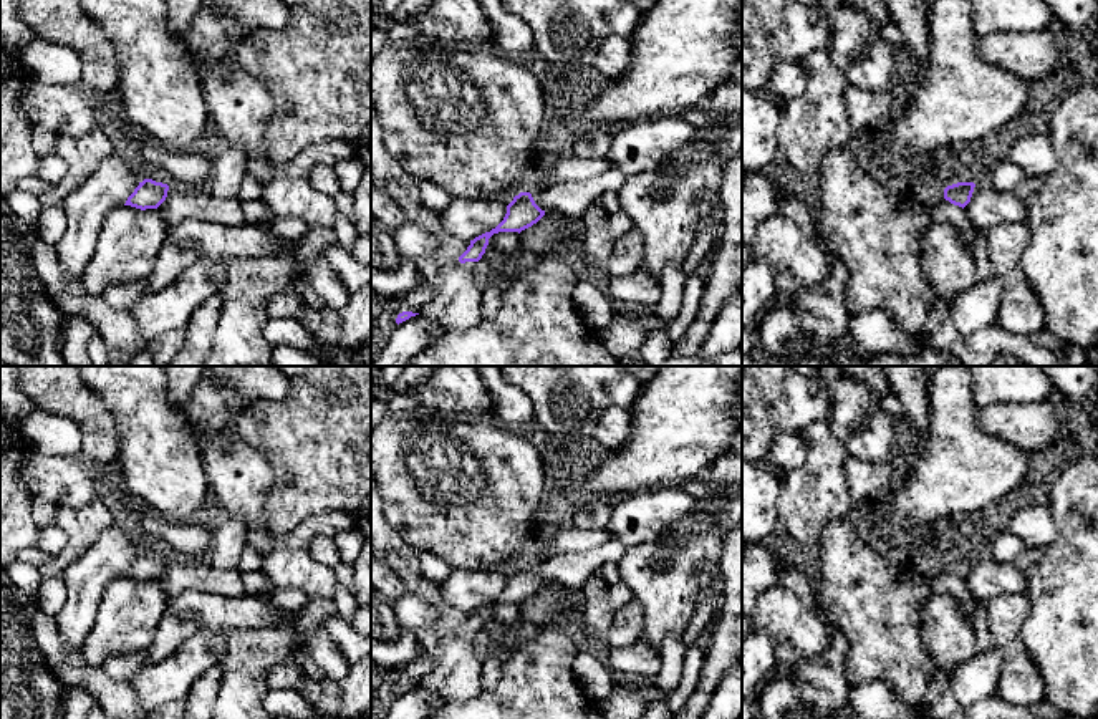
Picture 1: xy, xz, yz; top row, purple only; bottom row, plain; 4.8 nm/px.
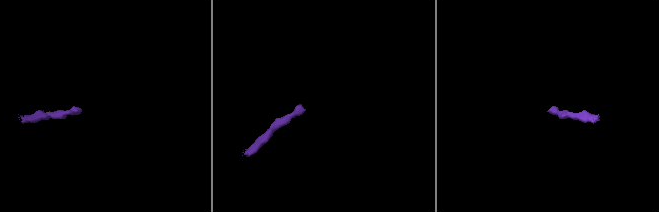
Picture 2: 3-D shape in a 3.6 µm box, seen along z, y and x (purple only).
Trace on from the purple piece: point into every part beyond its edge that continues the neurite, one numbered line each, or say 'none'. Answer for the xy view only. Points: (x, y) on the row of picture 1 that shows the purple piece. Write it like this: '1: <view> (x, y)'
none

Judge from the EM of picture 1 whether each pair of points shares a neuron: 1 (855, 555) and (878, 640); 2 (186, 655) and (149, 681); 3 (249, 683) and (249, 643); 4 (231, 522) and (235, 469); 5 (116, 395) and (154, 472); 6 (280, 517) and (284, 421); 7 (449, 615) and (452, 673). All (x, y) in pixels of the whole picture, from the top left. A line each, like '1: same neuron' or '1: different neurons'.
1: same neuron
2: same neuron
3: same neuron
4: different neurons
5: same neuron
6: same neuron
7: same neuron

